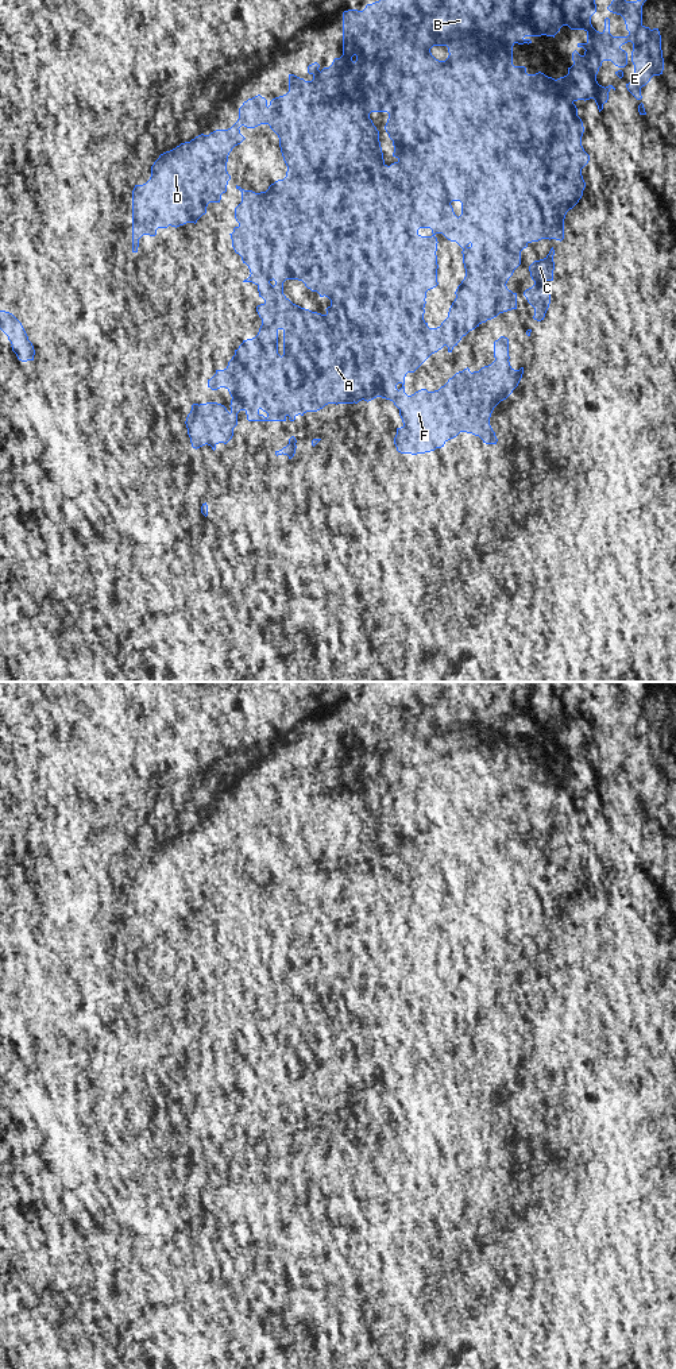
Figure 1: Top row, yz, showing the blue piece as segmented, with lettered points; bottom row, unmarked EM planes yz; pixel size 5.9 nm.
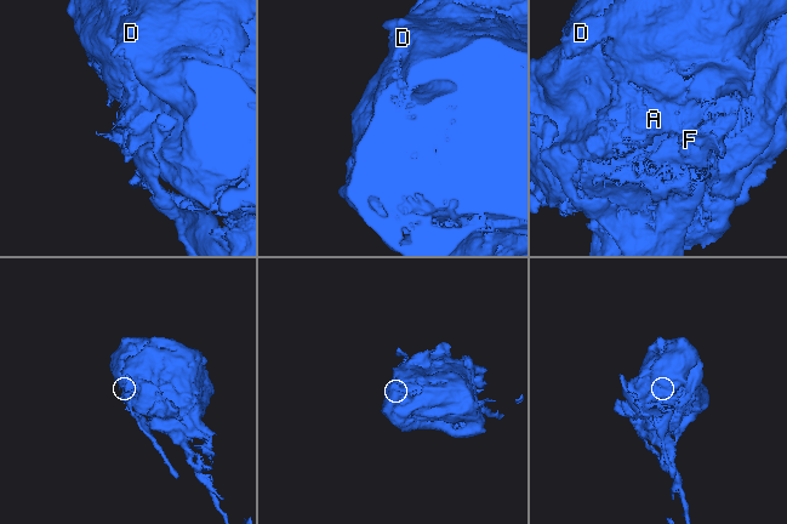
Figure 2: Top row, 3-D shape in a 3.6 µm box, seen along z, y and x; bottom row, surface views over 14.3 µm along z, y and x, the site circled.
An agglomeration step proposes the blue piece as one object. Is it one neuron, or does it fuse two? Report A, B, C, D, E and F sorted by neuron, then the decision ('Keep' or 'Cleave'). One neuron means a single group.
Groups: A B C D E / F. Cleave

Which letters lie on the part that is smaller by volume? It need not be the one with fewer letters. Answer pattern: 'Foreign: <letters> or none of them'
Foreign: F

